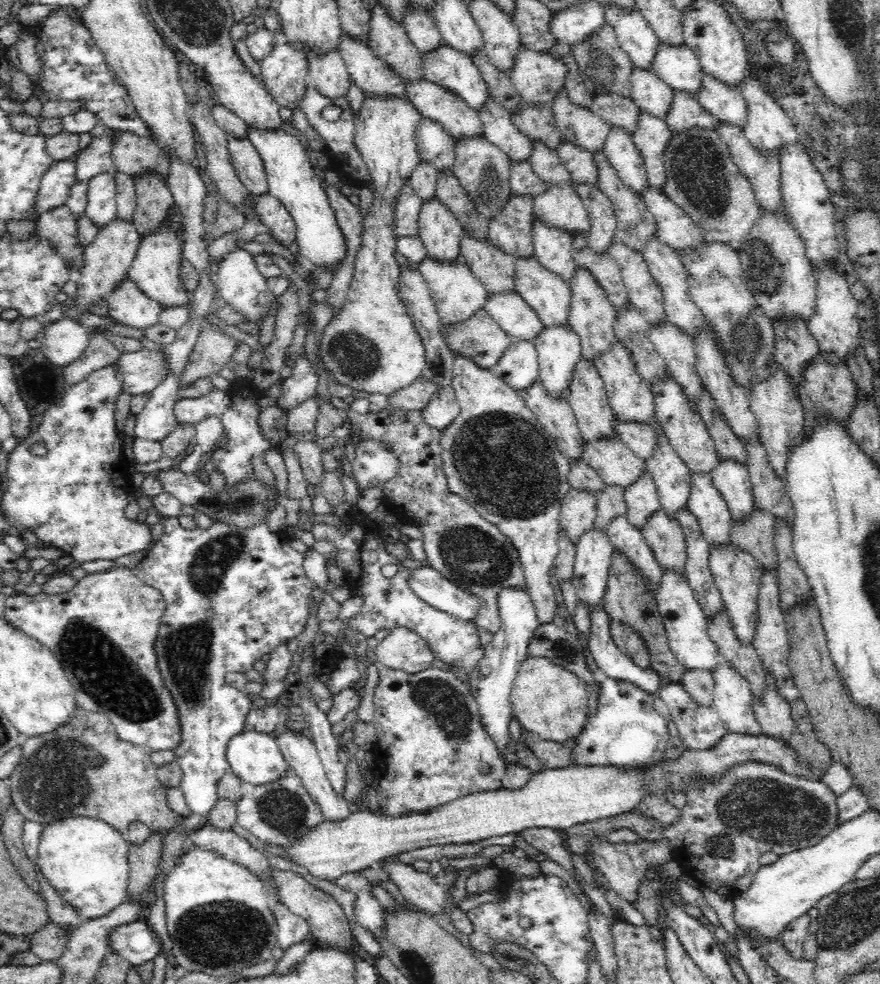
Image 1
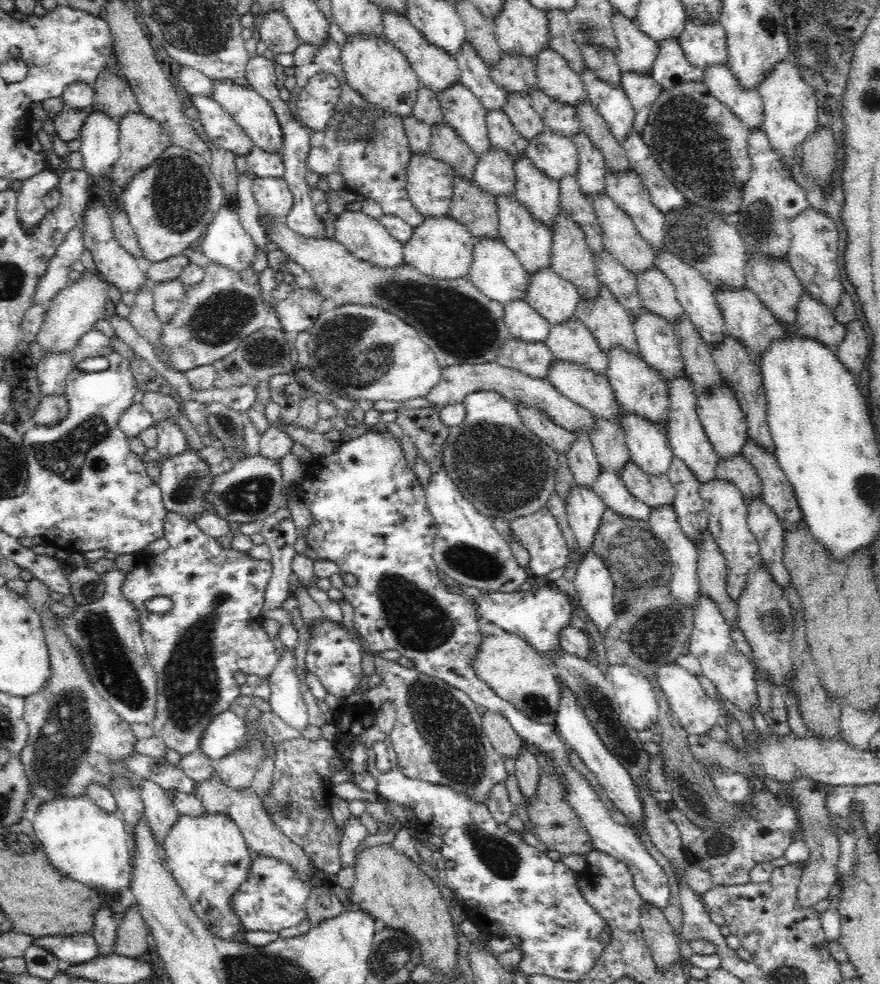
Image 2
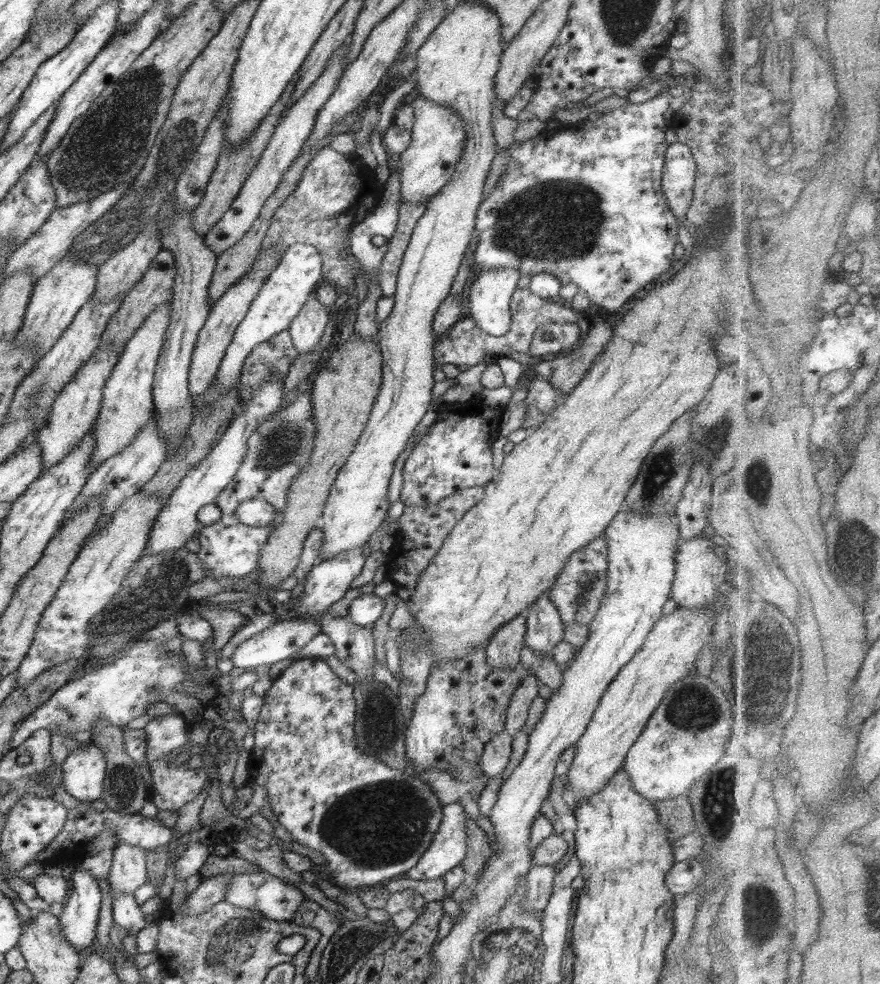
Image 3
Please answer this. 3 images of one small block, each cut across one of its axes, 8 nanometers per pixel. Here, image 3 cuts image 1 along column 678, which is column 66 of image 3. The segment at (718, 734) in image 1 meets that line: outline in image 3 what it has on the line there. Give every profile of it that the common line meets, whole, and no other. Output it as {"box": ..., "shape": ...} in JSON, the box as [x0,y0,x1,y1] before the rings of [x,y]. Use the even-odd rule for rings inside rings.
{"box":[11,641,187,749],"shape":[[[144,641],[144,643],[135,642],[130,649],[124,653],[124,656],[114,661],[114,663],[105,664],[92,673],[86,673],[86,676],[80,679],[68,682],[52,695],[40,708],[24,719],[11,738],[11,749],[16,749],[22,745],[26,739],[32,736],[33,732],[46,729],[50,724],[56,724],[56,732],[68,734],[72,740],[86,742],[91,740],[93,724],[96,720],[103,718],[108,722],[108,726],[123,727],[133,718],[138,718],[145,713],[146,706],[160,701],[160,695],[168,695],[172,691],[179,692],[182,683],[187,680],[185,676],[186,660],[183,652],[180,654],[167,653],[163,650],[166,643],[156,643],[156,641]]]}

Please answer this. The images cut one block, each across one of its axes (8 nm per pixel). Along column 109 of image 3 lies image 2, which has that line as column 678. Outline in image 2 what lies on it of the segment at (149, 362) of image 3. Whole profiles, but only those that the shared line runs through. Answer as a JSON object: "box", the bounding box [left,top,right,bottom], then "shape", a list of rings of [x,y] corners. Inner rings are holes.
{"box":[666,374,718,484],"shape":[[[687,374],[676,376],[666,383],[668,387],[669,414],[667,426],[667,437],[670,448],[676,458],[684,461],[688,465],[692,474],[699,480],[699,483],[706,484],[717,478],[716,464],[718,455],[714,452],[712,444],[706,436],[701,420],[697,415],[697,394],[695,393],[693,382]]]}

